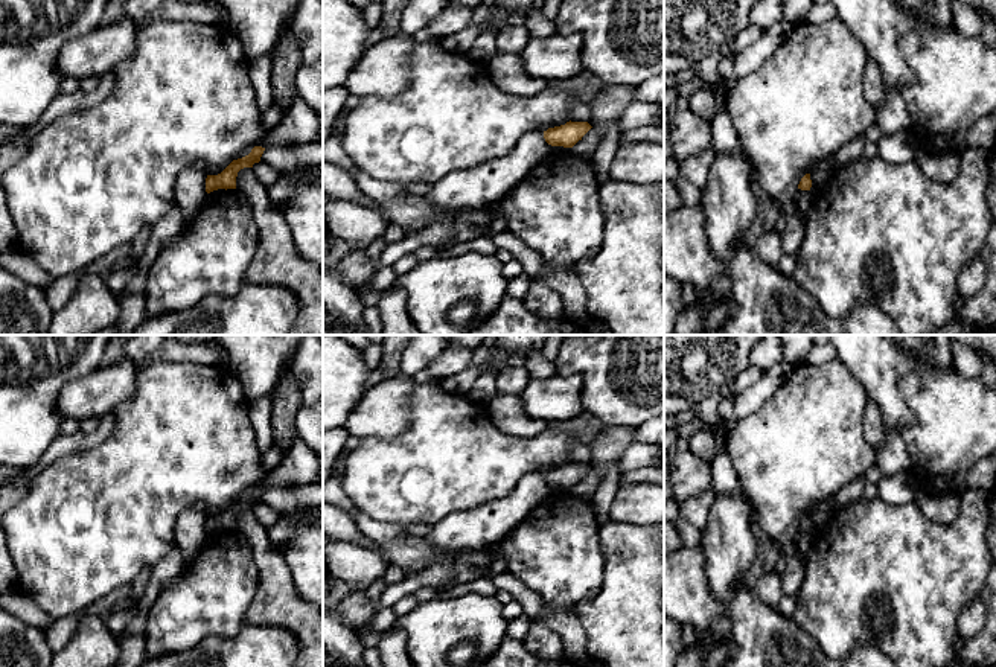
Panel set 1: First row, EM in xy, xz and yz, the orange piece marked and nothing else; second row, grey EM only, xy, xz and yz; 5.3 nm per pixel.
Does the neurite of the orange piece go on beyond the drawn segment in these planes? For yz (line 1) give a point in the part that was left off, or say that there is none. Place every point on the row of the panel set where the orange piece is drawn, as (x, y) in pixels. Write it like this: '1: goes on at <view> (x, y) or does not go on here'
1: does not go on here

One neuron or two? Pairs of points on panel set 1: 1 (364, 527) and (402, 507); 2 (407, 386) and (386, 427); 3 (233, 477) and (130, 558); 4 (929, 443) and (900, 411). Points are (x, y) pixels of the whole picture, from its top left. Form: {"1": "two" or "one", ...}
{"1": "two", "2": "one", "3": "one", "4": "two"}

